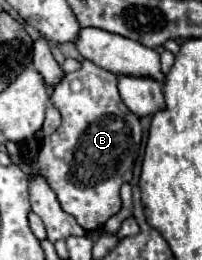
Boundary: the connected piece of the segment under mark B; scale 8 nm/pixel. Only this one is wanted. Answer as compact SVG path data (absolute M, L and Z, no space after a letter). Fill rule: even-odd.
M83 60L79 70L63 76L63 80L55 86L51 94L51 102L61 112L63 122L51 136L45 138L43 148L39 152L37 170L57 194L61 208L67 214L71 214L83 230L103 228L103 224L121 208L121 198L119 198L121 184L131 182L133 176L133 164L139 156L143 138L139 118L123 104L117 90L117 76L91 64L89 60Z

